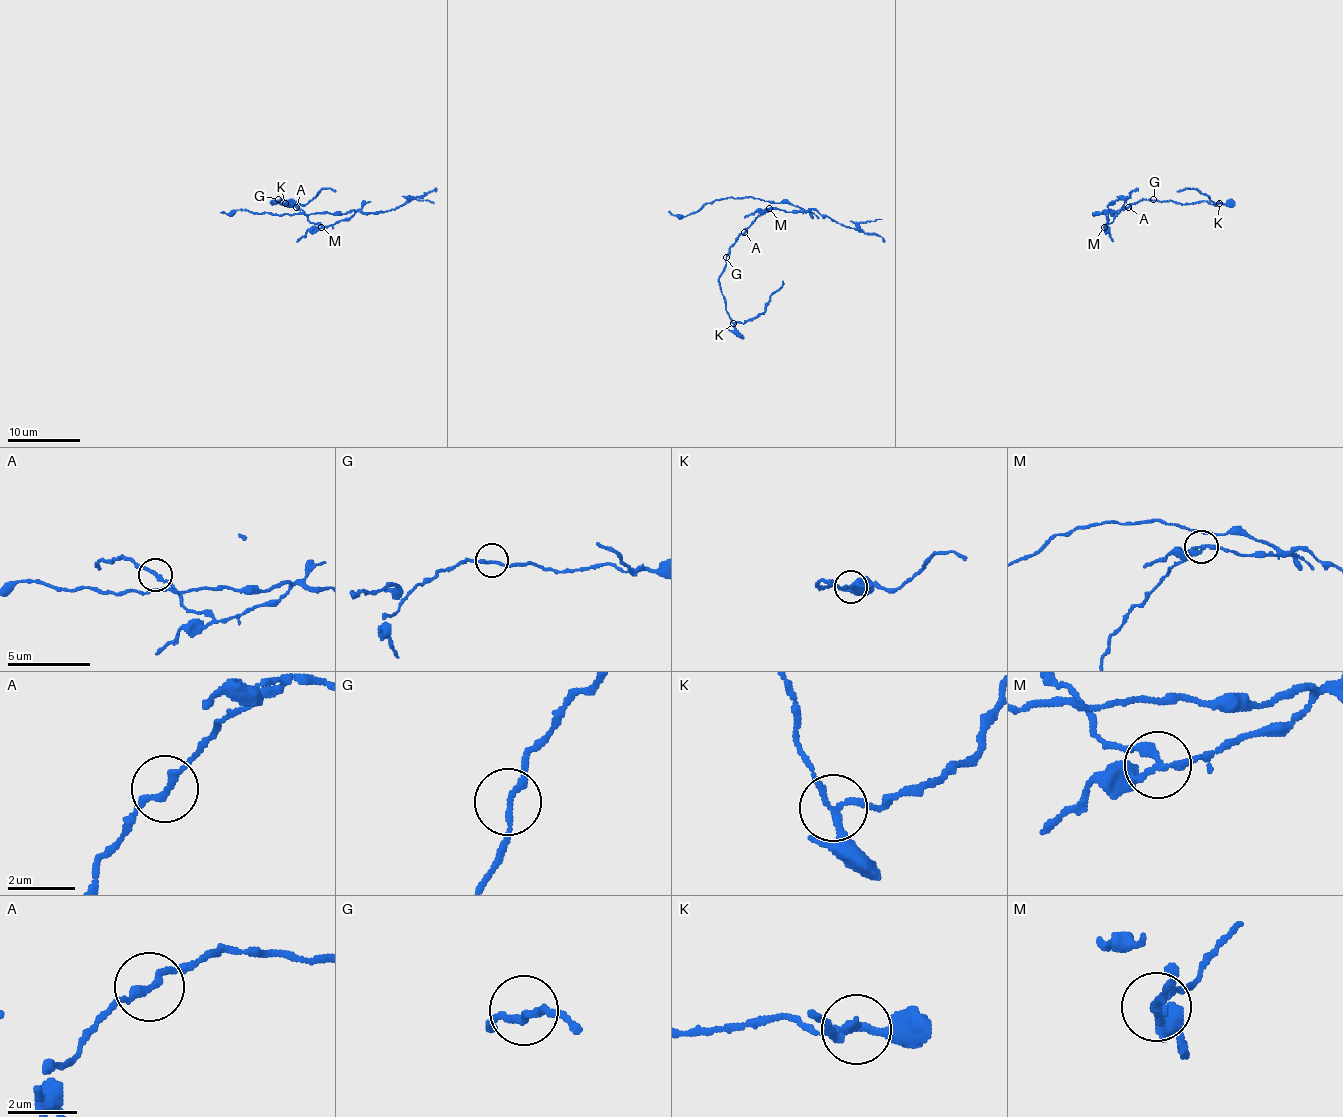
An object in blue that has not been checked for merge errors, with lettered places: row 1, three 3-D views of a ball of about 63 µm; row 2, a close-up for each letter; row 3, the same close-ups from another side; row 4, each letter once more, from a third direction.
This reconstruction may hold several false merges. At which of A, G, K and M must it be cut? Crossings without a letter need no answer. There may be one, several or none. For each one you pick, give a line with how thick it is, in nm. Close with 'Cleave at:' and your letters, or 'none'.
K: calibre 180 nm
M: calibre 220 nm
Cleave at: K, M

